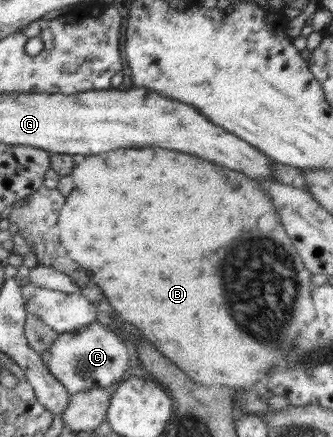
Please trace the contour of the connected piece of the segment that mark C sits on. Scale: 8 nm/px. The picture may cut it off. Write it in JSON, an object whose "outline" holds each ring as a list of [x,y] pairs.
{"outline":[[[98,321],[75,332],[56,335],[55,342],[41,355],[49,370],[67,387],[70,395],[104,386],[114,389],[131,373],[131,356],[125,342]]]}

